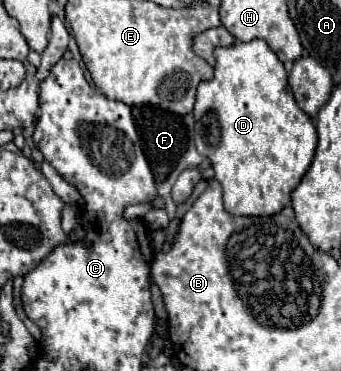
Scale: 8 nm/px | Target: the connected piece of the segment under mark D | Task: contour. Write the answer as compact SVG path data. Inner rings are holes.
M265 40L239 42L231 46L215 48L215 74L197 86L197 100L193 108L195 116L195 144L199 154L205 154L213 168L215 178L223 186L225 210L235 216L269 216L283 210L289 204L291 192L311 166L317 130L313 120L299 108L295 96L287 84L287 72L277 54Z

